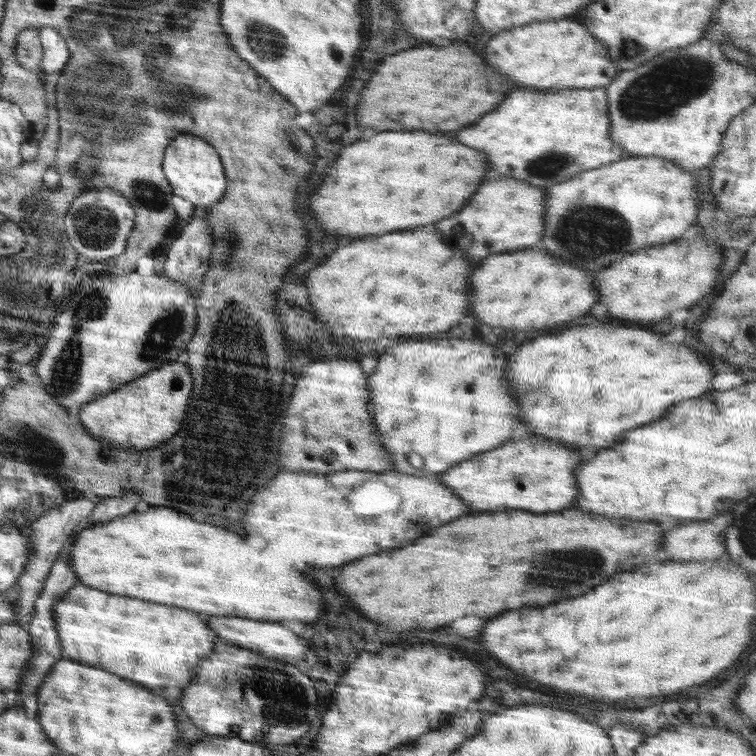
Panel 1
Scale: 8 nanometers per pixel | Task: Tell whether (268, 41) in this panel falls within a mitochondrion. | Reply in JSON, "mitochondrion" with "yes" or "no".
{"mitochondrion":"yes"}

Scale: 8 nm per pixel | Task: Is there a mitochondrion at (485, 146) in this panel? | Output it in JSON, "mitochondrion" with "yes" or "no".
{"mitochondrion":"no"}

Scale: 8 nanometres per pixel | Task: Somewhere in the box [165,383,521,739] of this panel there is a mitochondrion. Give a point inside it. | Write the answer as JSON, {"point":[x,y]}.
{"point":[276,698]}

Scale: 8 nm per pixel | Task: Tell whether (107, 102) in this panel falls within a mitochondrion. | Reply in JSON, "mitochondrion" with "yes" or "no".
{"mitochondrion":"yes"}

